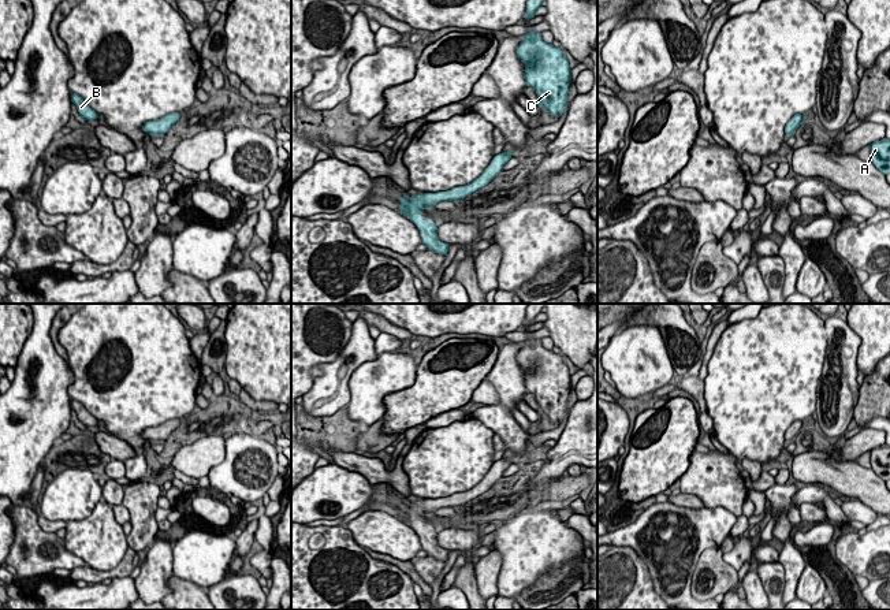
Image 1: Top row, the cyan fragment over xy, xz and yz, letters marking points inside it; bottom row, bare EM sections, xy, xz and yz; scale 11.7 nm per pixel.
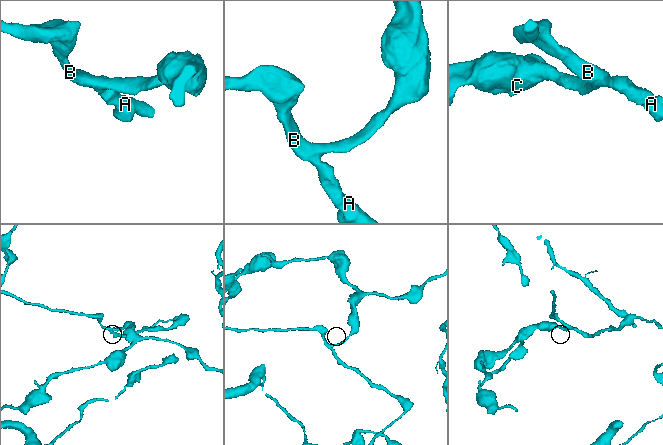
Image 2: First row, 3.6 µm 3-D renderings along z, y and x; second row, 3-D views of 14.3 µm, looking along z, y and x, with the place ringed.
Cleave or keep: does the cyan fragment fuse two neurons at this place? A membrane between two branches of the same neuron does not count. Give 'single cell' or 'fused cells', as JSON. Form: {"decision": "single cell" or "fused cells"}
{"decision": "single cell"}

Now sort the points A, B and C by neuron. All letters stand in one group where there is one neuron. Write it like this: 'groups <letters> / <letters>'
groups A B C

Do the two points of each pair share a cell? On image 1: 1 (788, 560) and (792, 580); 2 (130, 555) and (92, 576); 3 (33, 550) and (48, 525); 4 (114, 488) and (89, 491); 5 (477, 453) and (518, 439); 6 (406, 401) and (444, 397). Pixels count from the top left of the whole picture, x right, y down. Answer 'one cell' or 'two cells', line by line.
1: one cell
2: one cell
3: two cells
4: two cells
5: two cells
6: one cell

